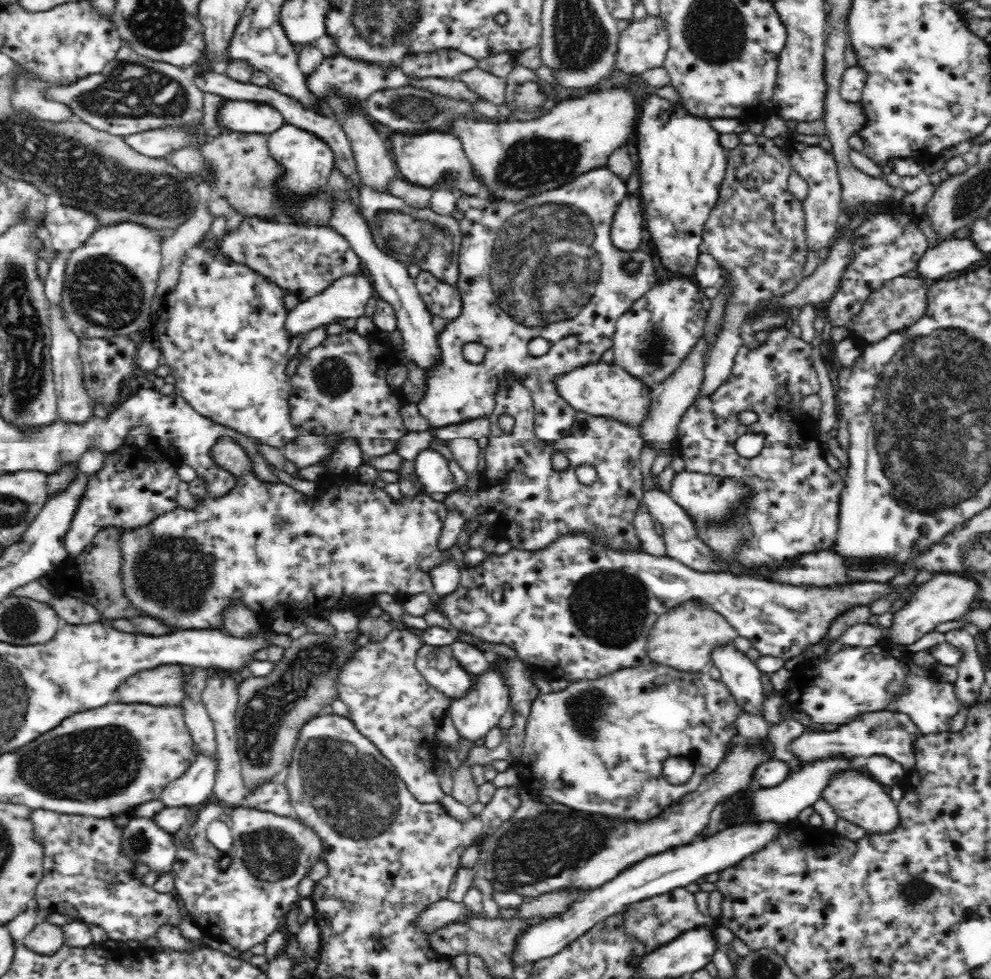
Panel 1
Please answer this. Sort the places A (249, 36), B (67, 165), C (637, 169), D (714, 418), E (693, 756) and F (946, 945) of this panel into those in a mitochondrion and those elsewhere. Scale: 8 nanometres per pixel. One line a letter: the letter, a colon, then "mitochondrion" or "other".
A: other
B: mitochondrion
C: other
D: other
E: other
F: other

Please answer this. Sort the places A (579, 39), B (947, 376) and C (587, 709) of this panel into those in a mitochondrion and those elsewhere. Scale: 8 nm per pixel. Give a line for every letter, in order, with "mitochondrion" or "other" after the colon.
A: mitochondrion
B: mitochondrion
C: mitochondrion

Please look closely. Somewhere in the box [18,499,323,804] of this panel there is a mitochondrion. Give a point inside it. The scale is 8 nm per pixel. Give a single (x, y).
(176, 574)

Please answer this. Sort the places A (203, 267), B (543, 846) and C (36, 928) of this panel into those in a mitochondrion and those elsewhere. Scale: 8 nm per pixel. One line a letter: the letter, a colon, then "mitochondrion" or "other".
A: mitochondrion
B: mitochondrion
C: other

